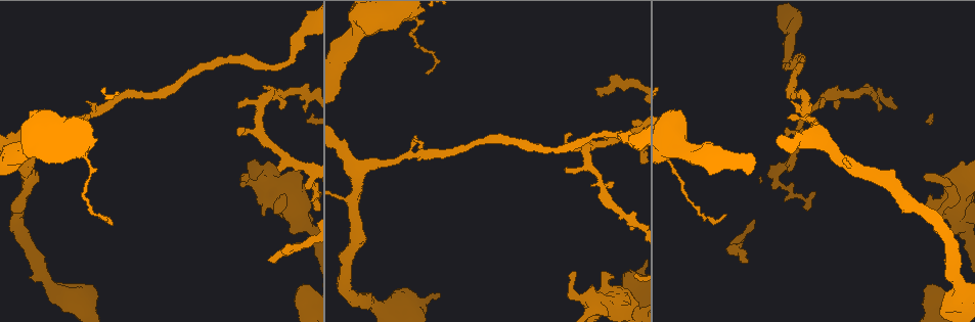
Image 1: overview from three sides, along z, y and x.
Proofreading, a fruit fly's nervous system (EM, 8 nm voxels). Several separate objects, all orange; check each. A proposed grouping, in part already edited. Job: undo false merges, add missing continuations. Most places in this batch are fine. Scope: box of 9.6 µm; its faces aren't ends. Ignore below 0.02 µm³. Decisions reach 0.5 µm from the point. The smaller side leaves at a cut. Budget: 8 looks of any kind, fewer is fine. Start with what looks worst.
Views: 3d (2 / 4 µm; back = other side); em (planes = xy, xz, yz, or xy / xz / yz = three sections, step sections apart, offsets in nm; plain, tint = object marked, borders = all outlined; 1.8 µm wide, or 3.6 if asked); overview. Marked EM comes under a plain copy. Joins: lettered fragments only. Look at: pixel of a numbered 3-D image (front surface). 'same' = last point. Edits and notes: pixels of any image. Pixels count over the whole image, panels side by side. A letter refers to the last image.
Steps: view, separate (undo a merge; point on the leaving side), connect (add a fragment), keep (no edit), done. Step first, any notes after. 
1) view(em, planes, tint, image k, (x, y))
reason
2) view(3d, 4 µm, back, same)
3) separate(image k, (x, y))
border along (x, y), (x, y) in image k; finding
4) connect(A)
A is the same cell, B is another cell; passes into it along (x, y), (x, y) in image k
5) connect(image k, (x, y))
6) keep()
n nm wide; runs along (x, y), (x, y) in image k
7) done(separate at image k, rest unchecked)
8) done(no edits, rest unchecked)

view(3d, 2 µm, back, image 1, (739, 260))
branch stops here

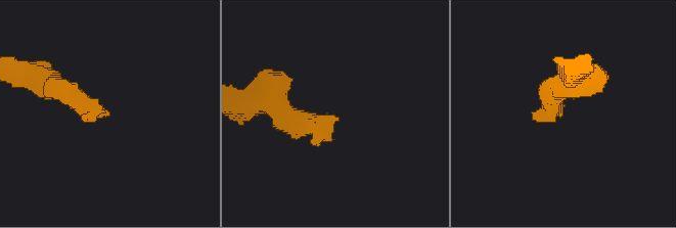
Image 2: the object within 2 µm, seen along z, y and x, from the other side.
view(em, planes, borders, image 2, (560, 115))

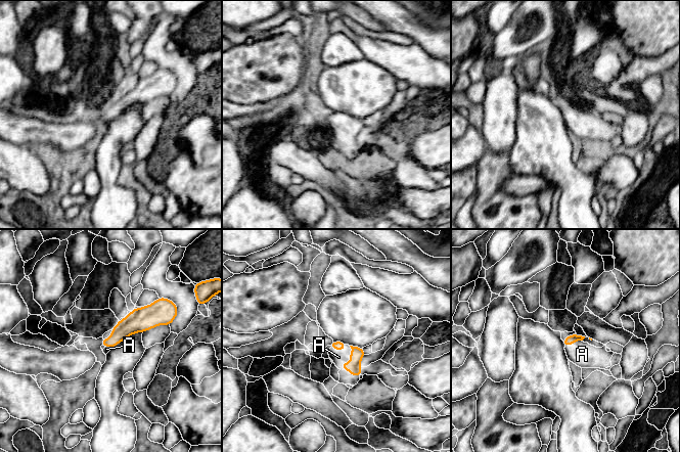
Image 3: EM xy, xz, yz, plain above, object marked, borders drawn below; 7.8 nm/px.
connect(A)
A is the same cell; passes into it along (354, 367), (343, 363), (338, 357) in image 3; the neuron continues

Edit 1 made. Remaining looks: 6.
view(overview)

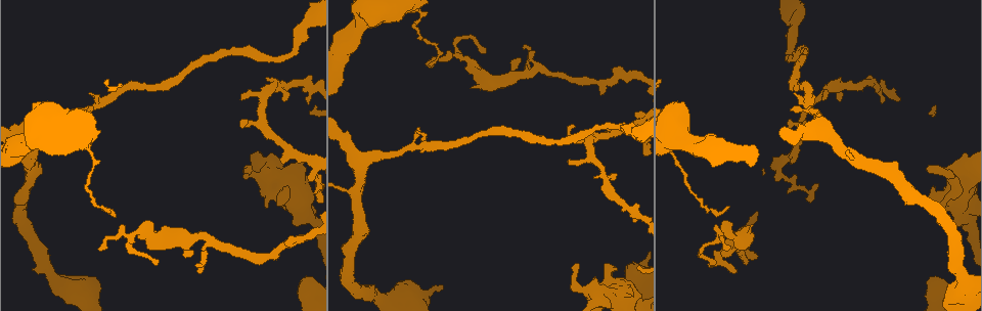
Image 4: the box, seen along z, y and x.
view(3d, 2 µm, back, image 4, (574, 126))
thin end

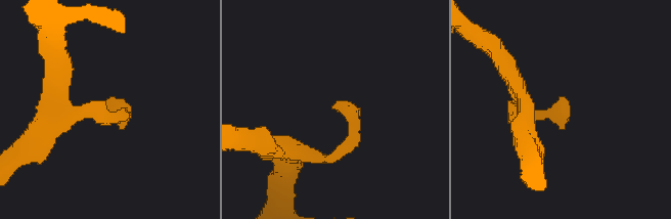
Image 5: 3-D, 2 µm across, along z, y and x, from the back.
view(em, 3.6 µm, planes, borders, image 5, (332, 108))

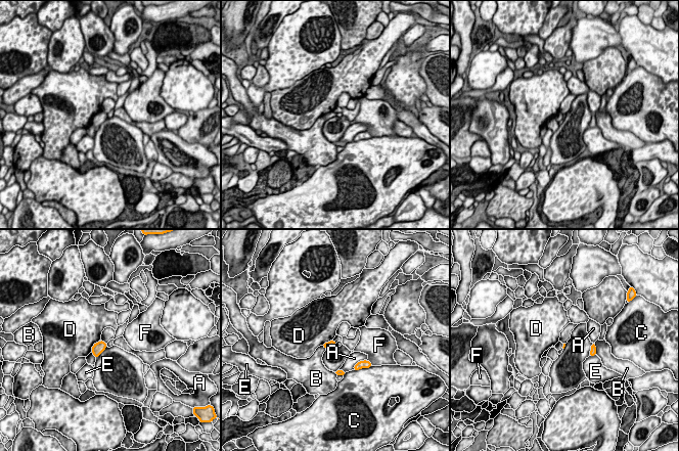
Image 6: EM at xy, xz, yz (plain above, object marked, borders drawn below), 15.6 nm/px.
keep()
A, B, C, D, E and F are other cells; border along (100, 341), (93, 345), (91, 352) in image 6; no lettered fragment goes on from it

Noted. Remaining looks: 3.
view(3d, 4 µm, image 4, (287, 187))
branch stops here

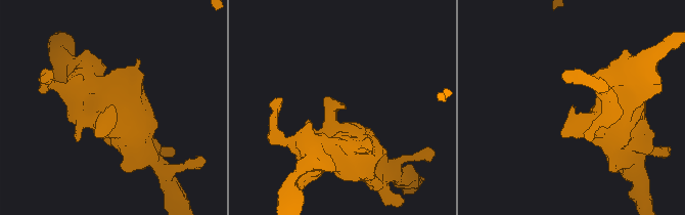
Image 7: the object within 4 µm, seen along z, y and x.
view(em, planes, borders, image 7, (115, 108))
shape alone is not enough

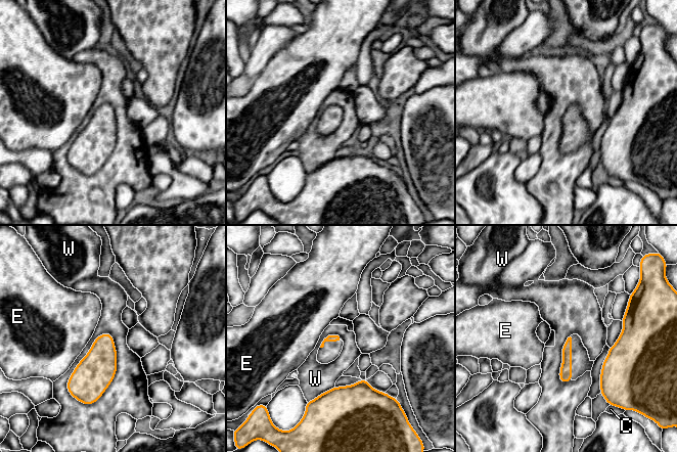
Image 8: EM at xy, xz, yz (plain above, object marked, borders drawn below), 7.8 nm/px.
keep()
C, E and W are other cells; runs along (569, 342), (566, 376), (563, 379) in image 8; no lettered fragment goes on from it

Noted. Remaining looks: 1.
done(connect at image 3, rest unchecked)

